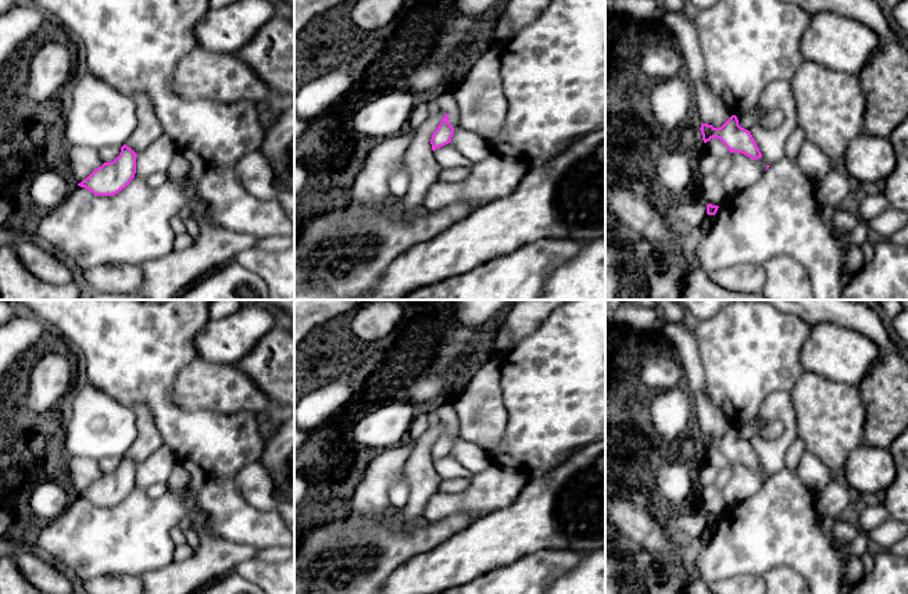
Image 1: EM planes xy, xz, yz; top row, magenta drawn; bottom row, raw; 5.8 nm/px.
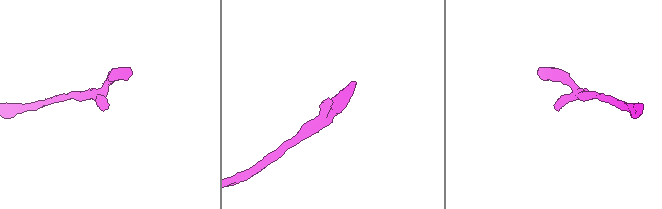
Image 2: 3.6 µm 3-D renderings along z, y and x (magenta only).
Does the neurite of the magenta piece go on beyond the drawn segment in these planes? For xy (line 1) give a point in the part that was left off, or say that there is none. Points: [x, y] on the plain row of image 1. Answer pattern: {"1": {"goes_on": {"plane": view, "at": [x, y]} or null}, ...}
{"1": {"goes_on": null}}

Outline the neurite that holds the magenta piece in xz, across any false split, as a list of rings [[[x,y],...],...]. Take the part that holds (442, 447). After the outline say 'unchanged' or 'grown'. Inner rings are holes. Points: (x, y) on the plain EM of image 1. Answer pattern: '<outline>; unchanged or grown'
[[[444,425],[444,429],[439,434],[437,440],[433,443],[430,455],[432,461],[440,459],[448,454],[451,454],[451,448],[454,446],[454,439],[448,433],[448,425]]]; unchanged

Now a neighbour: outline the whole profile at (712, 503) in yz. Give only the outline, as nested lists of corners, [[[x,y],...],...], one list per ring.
[[[709,484],[705,489],[703,489],[701,508],[707,512],[707,515],[721,518],[723,512],[728,509],[728,505],[722,495],[722,490],[719,490],[714,484]]]

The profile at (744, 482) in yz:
[[[734,462],[729,466],[732,468],[733,473],[729,483],[722,490],[728,508],[759,491],[768,476],[764,468],[751,470],[744,465]]]

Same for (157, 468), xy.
[[[162,446],[136,468],[136,489],[147,491],[154,483],[167,483],[178,458],[171,447]]]

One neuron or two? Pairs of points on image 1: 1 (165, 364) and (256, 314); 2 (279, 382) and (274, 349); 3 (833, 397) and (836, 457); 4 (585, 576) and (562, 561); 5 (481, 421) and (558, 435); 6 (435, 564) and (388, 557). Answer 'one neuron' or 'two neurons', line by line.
1: two neurons
2: one neuron
3: one neuron
4: two neurons
5: two neurons
6: two neurons

